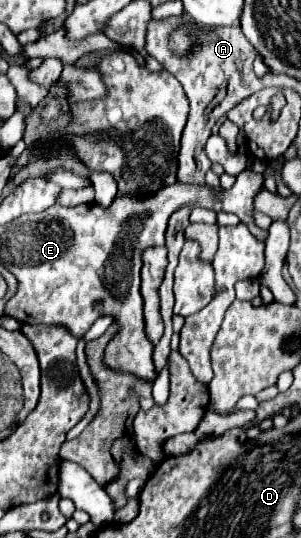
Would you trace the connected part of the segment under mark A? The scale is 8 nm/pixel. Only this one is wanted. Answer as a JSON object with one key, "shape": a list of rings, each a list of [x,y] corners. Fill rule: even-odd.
{"shape":[[[169,16],[161,20],[153,20],[149,24],[147,32],[147,44],[145,52],[153,56],[167,72],[171,72],[183,86],[191,112],[187,126],[183,130],[181,138],[181,150],[179,150],[179,166],[177,166],[177,180],[183,184],[197,184],[205,186],[205,174],[211,170],[211,160],[205,154],[205,142],[211,136],[211,128],[217,124],[221,116],[225,116],[233,106],[237,106],[241,100],[249,98],[253,92],[265,88],[265,86],[279,86],[275,78],[257,78],[253,72],[253,60],[257,58],[255,48],[245,38],[243,30],[239,26],[199,26],[191,22],[185,16]],[[179,28],[191,28],[191,46],[189,52],[177,54],[169,48],[169,38]]]}

